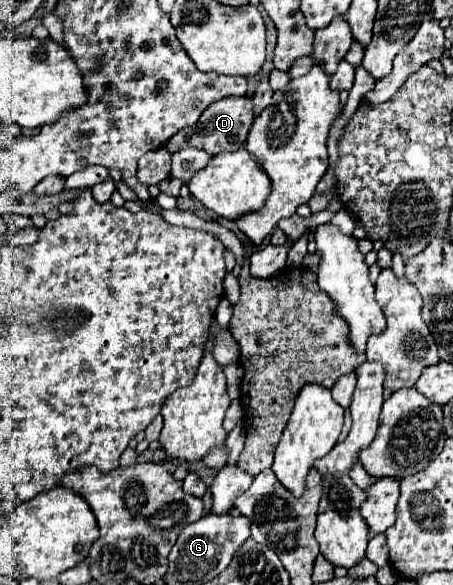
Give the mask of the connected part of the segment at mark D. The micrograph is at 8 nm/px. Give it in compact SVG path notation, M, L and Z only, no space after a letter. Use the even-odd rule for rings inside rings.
M224 97L216 103L212 103L202 113L202 117L196 121L196 125L186 127L186 129L178 131L174 137L170 137L170 141L166 141L166 145L164 145L164 149L168 153L174 153L178 149L196 147L196 149L204 149L210 155L218 155L222 151L234 151L246 141L246 135L252 127L252 121L254 121L254 115L252 115L250 97Z

